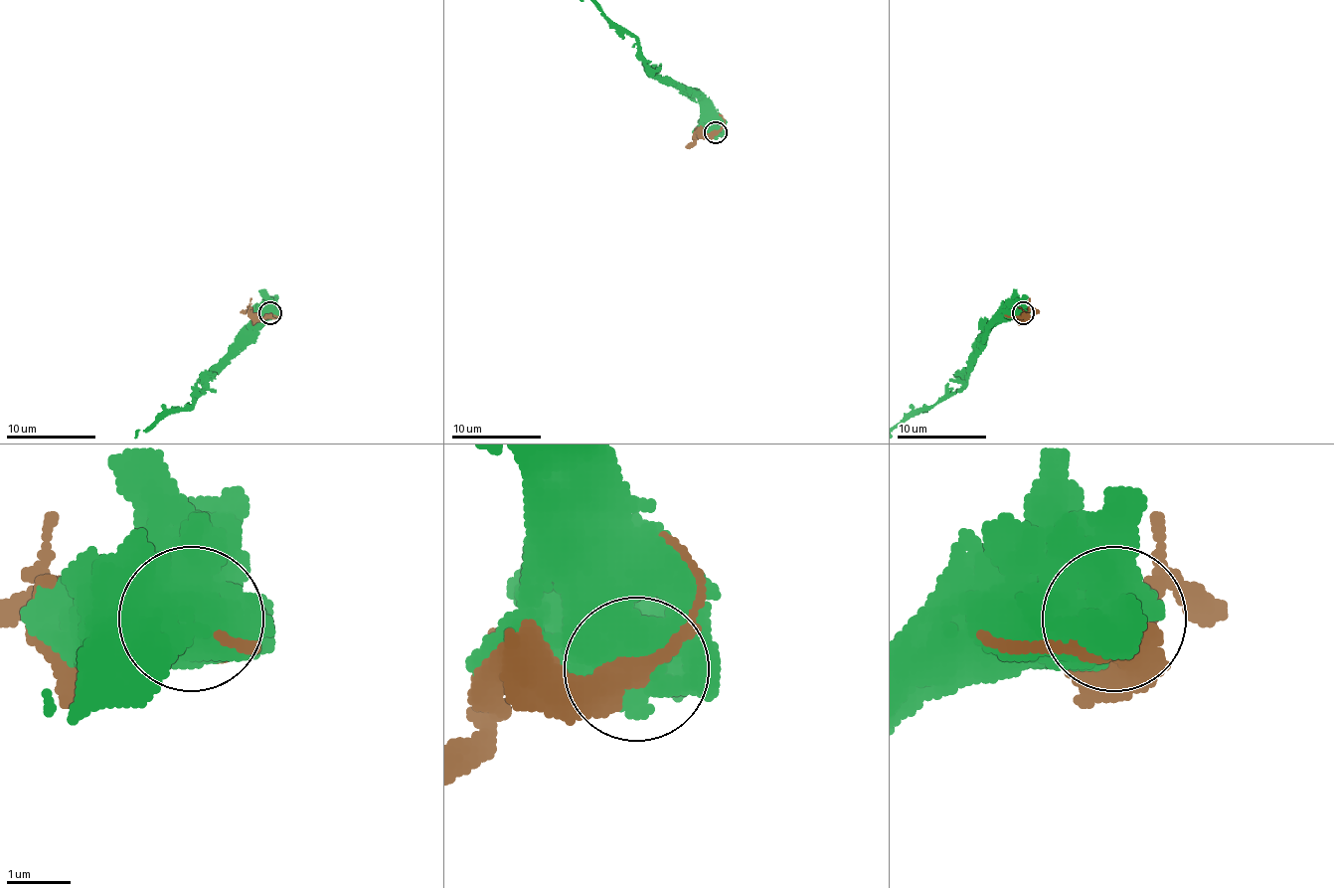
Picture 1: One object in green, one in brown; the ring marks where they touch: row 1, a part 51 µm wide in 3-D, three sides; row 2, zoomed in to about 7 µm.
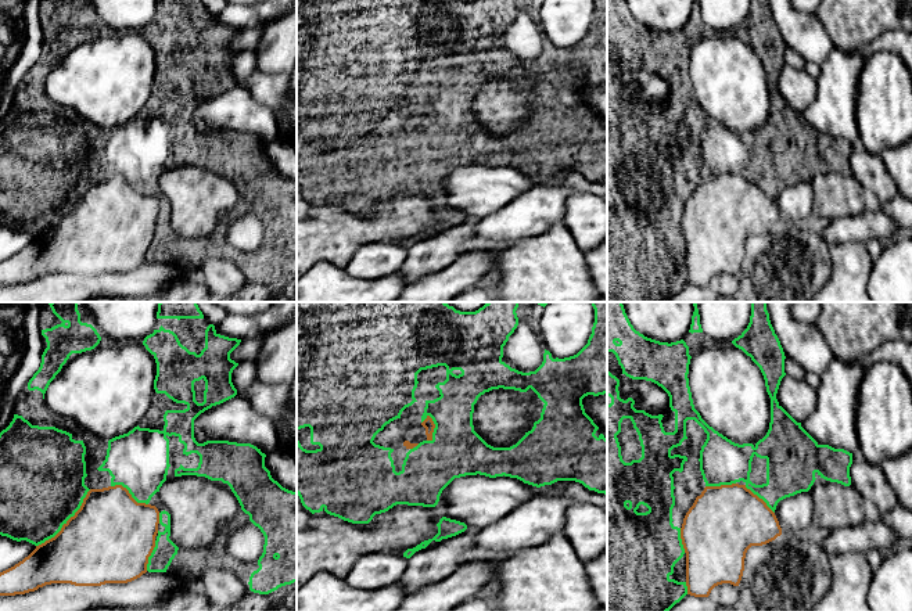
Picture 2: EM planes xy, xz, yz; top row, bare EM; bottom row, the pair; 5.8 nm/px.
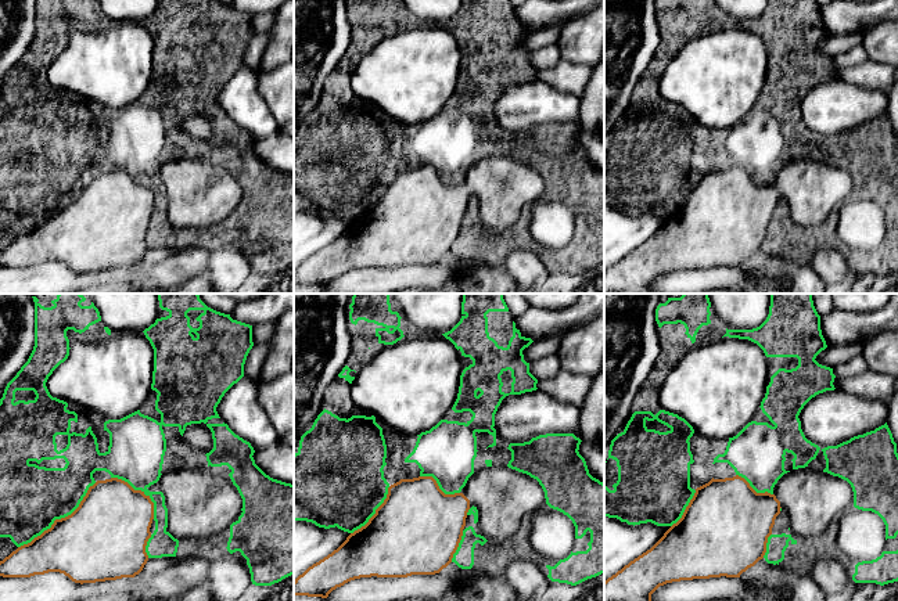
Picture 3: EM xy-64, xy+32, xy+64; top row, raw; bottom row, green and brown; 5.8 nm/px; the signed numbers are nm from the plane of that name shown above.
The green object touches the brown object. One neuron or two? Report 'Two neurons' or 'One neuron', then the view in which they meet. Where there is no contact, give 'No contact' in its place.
Two neurons. Touches green in xy

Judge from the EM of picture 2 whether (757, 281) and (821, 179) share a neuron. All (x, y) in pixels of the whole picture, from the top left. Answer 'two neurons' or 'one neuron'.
two neurons

